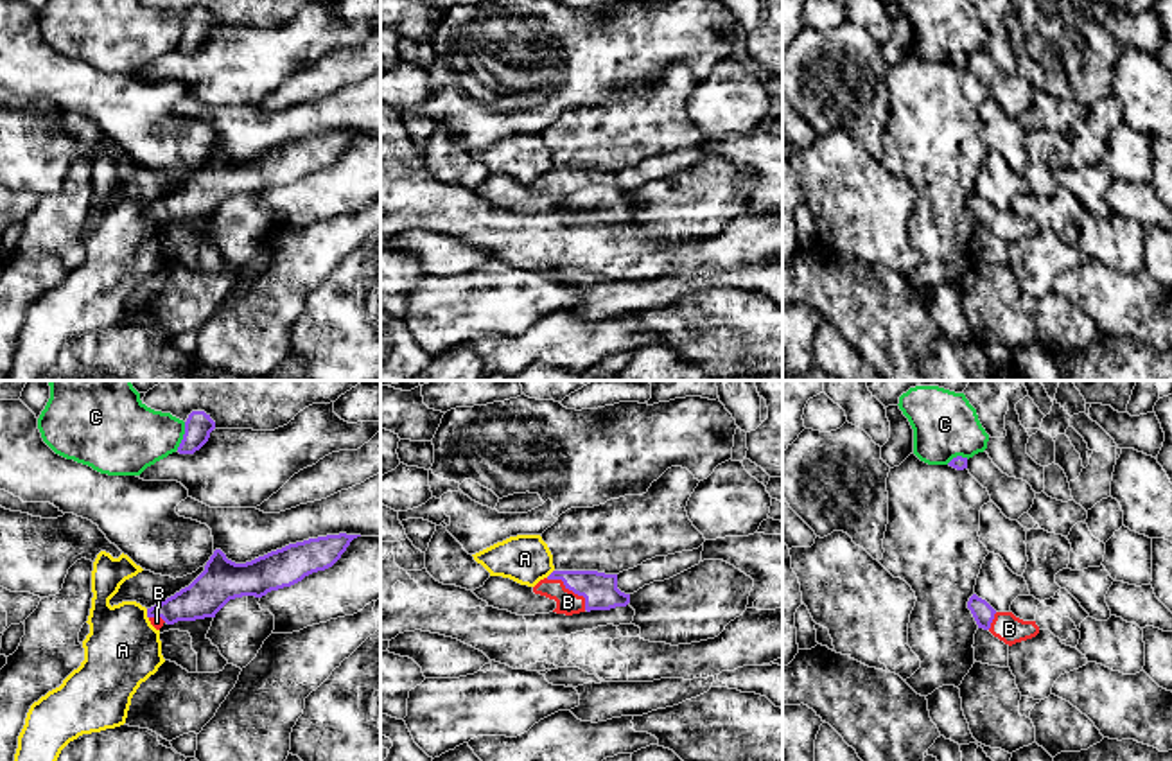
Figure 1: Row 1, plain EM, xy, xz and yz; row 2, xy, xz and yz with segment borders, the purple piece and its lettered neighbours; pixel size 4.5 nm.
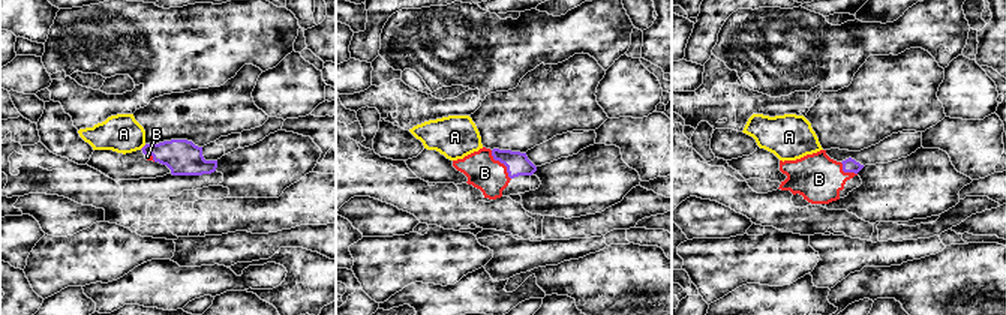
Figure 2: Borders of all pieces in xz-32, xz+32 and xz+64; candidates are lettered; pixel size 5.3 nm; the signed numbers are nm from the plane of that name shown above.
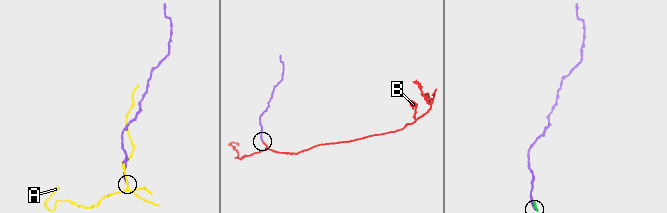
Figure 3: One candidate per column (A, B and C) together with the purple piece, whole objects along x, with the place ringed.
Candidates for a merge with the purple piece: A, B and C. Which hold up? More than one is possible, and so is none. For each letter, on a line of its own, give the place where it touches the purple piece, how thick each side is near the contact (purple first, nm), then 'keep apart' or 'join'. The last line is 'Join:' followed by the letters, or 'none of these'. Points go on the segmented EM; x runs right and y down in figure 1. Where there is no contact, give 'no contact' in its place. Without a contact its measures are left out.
A: xy (148, 614) | 170/340 nm | keep apart
B: xz (571, 589) | 160/100 nm | join
C: xy (183, 437) | 120/320 nm | keep apart
Join: B

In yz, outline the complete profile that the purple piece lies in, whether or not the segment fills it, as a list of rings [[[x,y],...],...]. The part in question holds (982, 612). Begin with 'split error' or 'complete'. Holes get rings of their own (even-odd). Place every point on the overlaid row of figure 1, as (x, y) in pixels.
split error | [[[973,594],[967,601],[978,628],[989,630],[994,637],[1012,646],[1039,634],[1036,621],[1023,621],[1012,612],[996,612],[985,599]]]

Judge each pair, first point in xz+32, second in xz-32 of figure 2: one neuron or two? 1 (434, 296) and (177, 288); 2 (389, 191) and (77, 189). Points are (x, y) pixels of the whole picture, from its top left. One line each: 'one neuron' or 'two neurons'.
1: one neuron
2: one neuron

